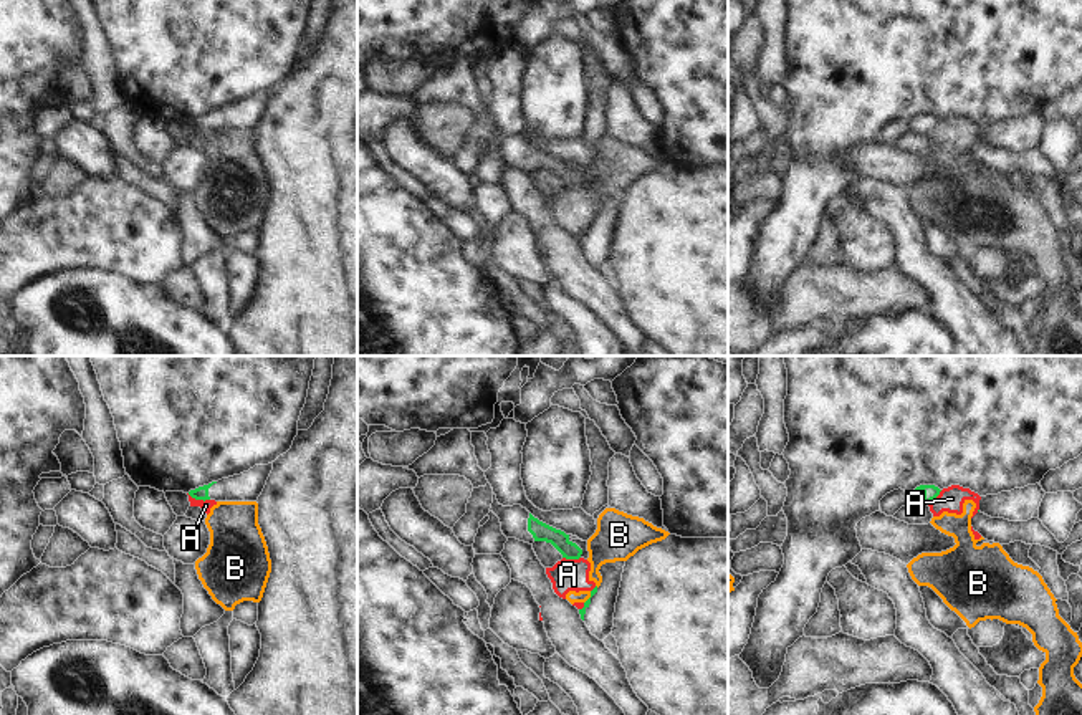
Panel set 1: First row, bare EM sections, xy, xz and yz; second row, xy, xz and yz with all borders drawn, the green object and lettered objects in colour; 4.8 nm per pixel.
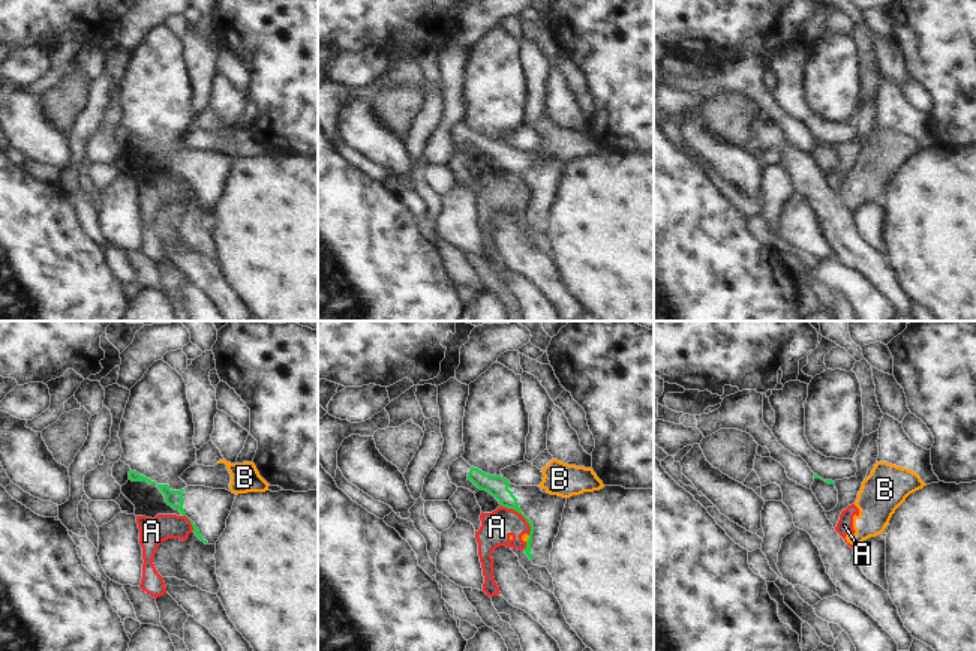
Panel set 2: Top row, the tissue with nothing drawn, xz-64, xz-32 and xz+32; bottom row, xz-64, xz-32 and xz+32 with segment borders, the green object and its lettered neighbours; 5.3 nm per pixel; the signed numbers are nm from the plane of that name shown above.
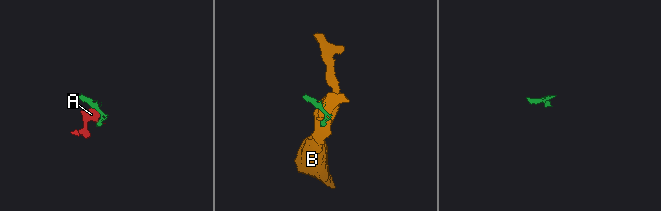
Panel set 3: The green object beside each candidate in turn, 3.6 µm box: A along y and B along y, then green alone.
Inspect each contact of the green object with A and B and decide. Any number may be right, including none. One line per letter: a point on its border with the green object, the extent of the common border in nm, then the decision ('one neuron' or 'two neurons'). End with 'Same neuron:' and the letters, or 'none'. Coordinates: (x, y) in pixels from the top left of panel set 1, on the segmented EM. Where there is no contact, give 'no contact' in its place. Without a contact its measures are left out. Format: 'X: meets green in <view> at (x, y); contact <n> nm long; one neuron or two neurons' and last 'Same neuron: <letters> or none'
A: meets green in xy at (199, 499); contact 120 nm long; two neurons
B: meets green in xz at (589, 598); contact 70 nm long; two neurons
Same neuron: none

